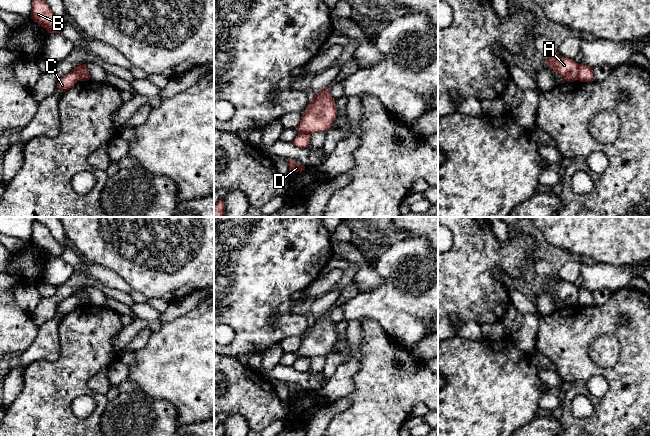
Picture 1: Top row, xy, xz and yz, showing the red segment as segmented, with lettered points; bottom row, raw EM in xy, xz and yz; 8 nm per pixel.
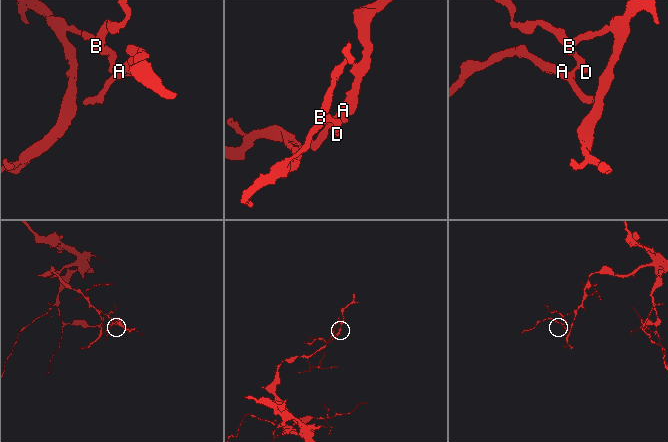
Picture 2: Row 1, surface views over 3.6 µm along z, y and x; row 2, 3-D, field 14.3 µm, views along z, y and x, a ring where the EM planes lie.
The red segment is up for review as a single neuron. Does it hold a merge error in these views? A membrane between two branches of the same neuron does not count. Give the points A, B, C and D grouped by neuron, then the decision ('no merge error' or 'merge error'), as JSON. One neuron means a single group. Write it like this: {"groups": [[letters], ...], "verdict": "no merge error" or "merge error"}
{"groups": [["A", "C"], ["B", "D"]], "verdict": "merge error"}

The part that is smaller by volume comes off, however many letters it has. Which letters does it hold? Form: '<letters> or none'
A, C

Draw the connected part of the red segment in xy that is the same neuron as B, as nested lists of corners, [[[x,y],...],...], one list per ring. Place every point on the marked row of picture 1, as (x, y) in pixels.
[[[33,0],[31,19],[45,28],[49,33],[60,33],[64,22],[54,15],[50,6],[44,0]]]

